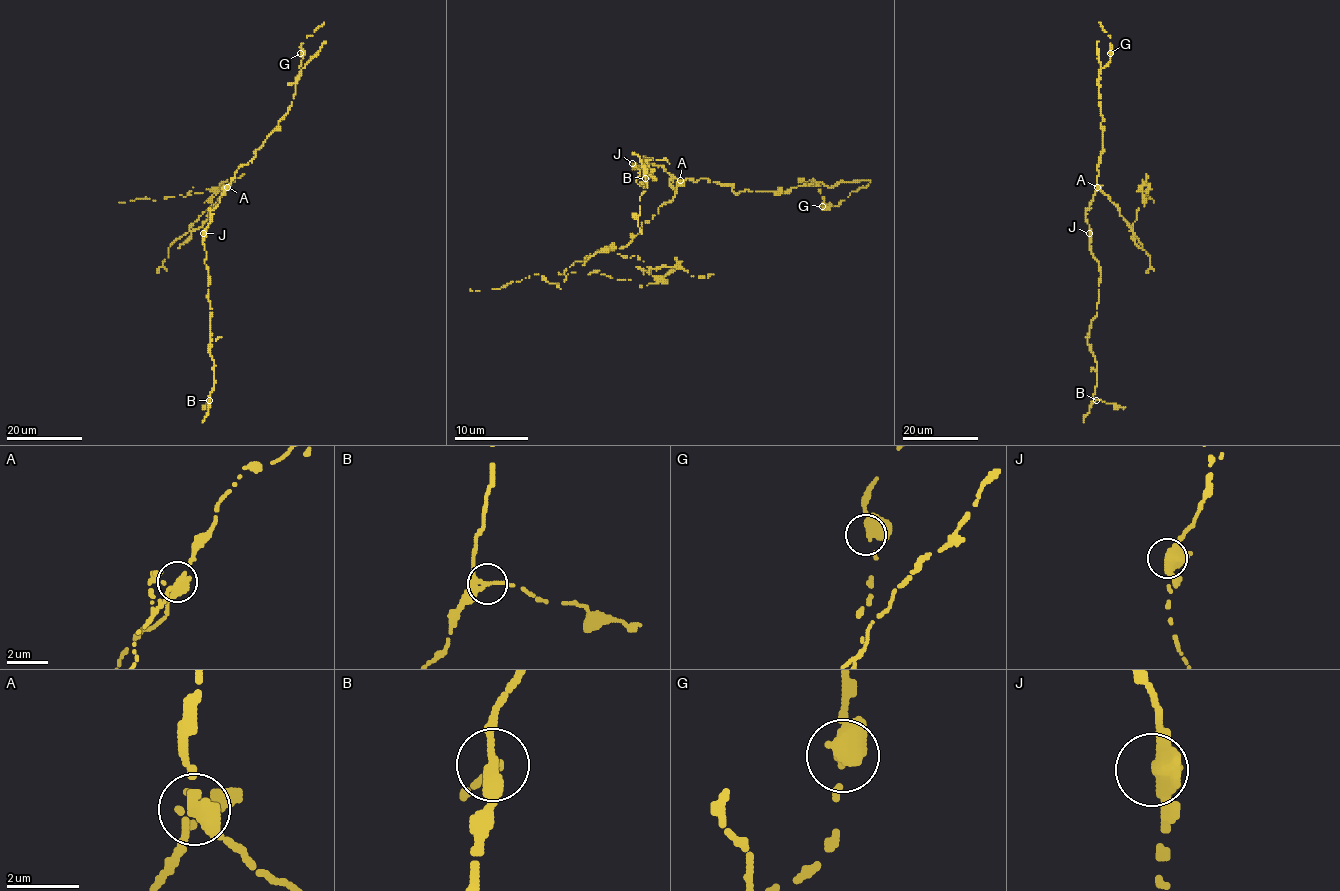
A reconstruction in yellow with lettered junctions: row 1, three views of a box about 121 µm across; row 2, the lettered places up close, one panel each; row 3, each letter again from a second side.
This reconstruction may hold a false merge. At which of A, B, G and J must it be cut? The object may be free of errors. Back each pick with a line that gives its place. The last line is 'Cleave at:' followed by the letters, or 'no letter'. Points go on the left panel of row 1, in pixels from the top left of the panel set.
A: (227, 187)
Cleave at: A

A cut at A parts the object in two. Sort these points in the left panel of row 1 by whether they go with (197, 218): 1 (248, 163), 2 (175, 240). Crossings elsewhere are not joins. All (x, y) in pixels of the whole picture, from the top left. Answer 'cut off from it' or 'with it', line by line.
1: cut off from it
2: with it

